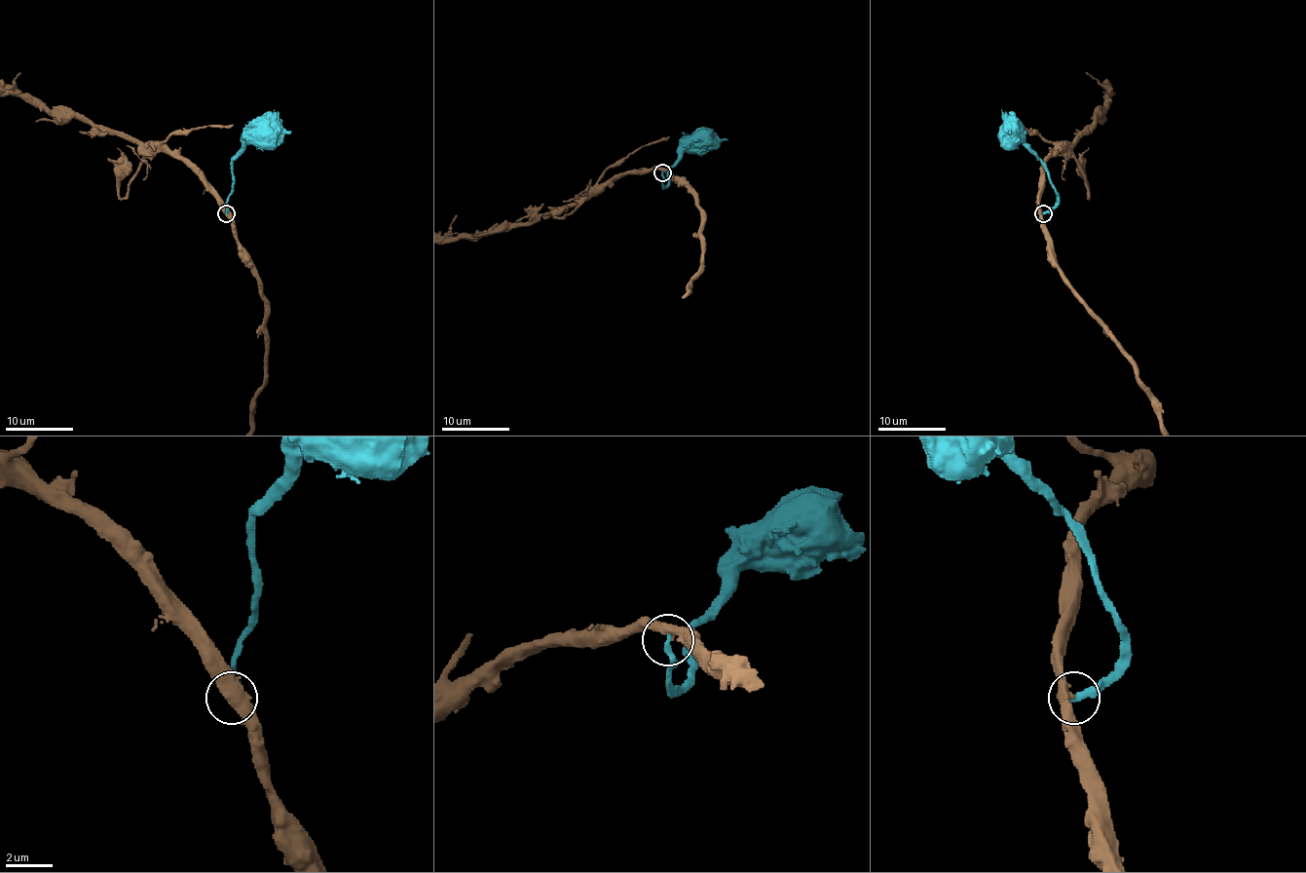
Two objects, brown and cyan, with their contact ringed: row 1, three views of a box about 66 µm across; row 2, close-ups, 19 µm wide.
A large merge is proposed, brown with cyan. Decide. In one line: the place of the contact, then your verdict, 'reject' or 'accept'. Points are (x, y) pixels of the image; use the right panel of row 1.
(1043, 213) | reject

